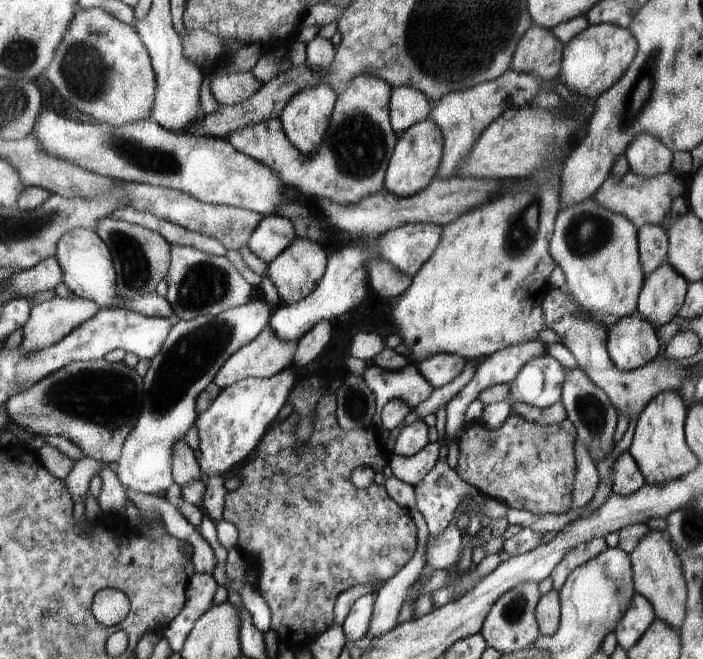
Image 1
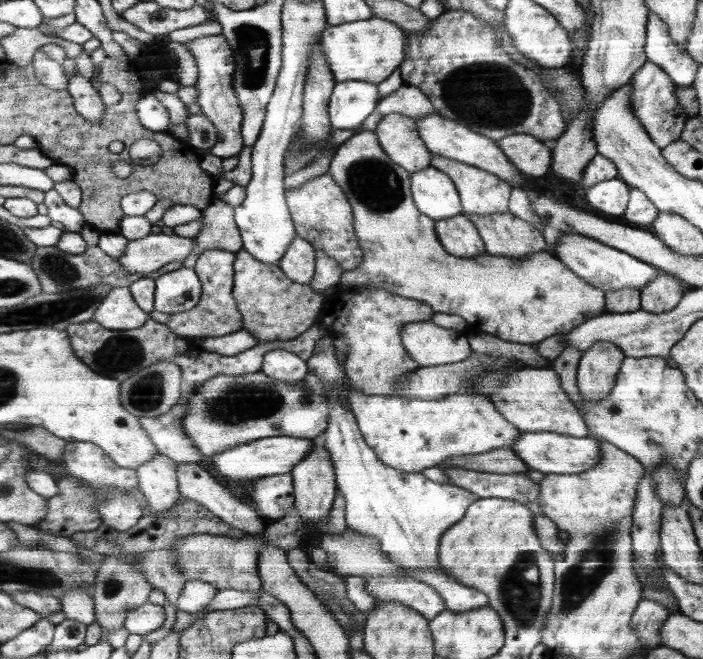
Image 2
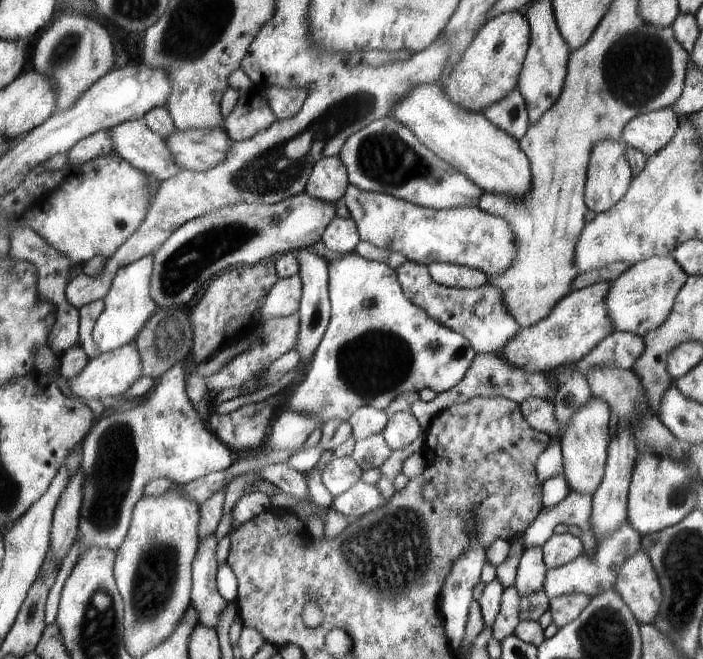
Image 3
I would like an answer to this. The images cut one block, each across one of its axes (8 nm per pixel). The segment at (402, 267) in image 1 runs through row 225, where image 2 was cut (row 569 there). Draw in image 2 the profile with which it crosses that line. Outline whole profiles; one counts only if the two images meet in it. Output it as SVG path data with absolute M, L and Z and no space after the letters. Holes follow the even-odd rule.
M335 348L316 352L306 361L310 373L326 383L326 400L330 404L329 428L322 432L320 439L333 457L338 491L346 501L347 528L376 537L390 561L404 569L404 576L426 581L442 594L446 610L464 612L488 605L489 597L485 592L458 583L441 572L439 565L442 535L465 517L468 508L477 502L479 496L458 485L440 484L423 473L404 472L378 460L377 453L366 444L356 417L350 410L348 392L342 386L346 374L338 363ZM346 401L349 410L344 405Z

